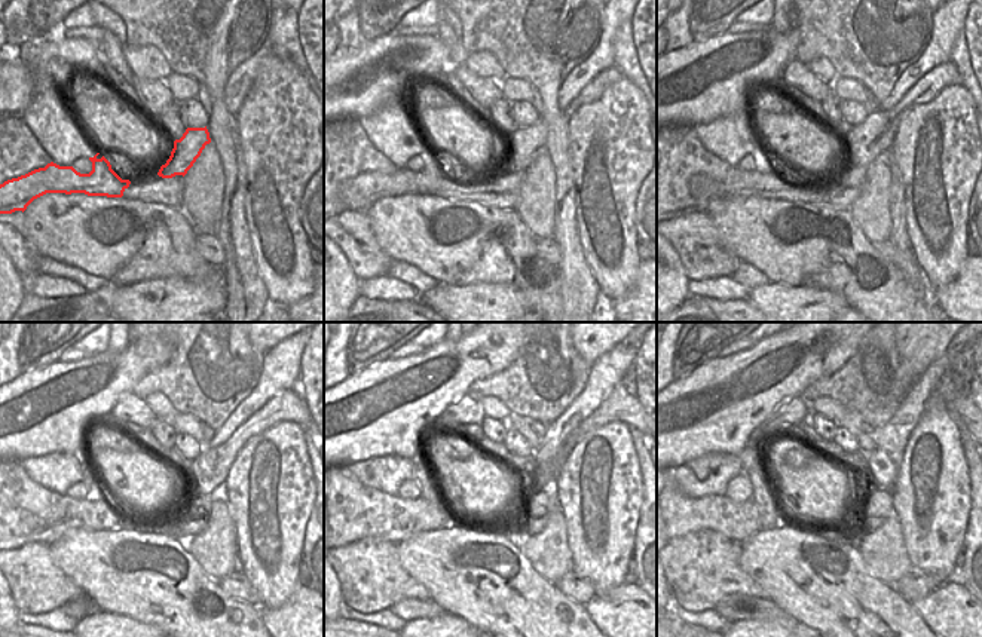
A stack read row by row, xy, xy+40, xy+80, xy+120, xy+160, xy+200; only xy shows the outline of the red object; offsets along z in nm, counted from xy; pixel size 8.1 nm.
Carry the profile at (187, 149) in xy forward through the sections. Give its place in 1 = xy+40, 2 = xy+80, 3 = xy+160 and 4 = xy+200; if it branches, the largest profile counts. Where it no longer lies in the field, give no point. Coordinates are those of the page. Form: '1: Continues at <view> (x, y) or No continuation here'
1: Continues at xy+40 (526, 143)
2: Continues at xy+80 (866, 141)
3: Continues at xy+160 (612, 409)
4: Continues at xy+200 (951, 406).

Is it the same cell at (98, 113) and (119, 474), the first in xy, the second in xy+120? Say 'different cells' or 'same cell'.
same cell

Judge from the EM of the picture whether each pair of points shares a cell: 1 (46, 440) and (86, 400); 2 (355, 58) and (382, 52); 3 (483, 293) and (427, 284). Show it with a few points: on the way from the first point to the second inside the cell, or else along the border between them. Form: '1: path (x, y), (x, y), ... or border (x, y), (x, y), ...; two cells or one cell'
1: path (57, 429), (76, 410); one cell
2: path (361, 58), (376, 58); one cell
3: border (439, 282), (419, 294); two cells

